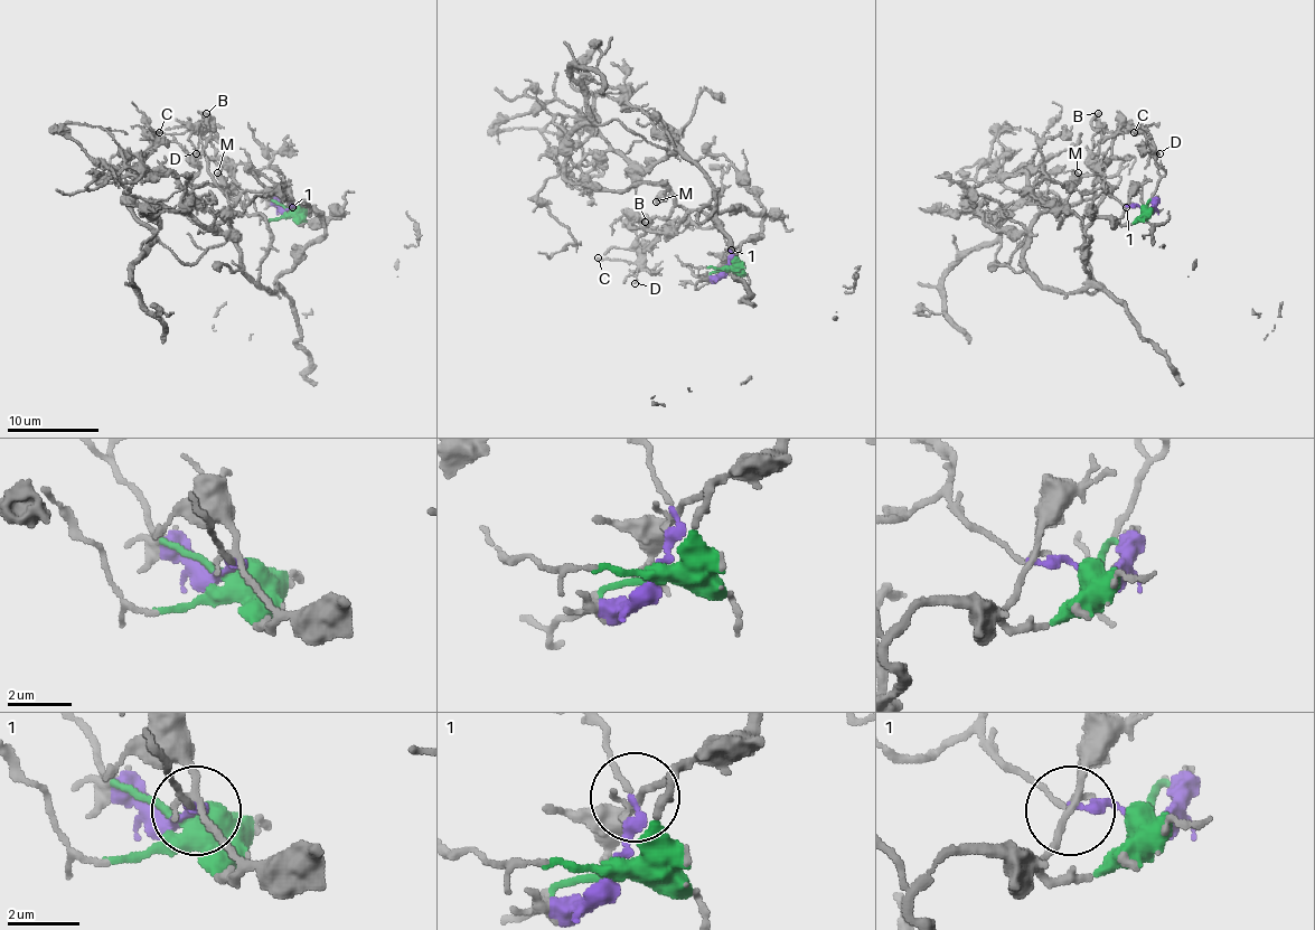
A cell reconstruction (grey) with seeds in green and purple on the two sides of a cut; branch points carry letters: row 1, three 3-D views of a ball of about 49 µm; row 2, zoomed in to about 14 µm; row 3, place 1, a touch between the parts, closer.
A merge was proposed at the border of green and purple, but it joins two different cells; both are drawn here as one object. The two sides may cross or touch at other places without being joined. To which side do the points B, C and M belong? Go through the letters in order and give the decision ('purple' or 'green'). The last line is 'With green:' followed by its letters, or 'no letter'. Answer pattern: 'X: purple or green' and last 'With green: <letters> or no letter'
B: green
C: green
M: purple
With green: B, C

